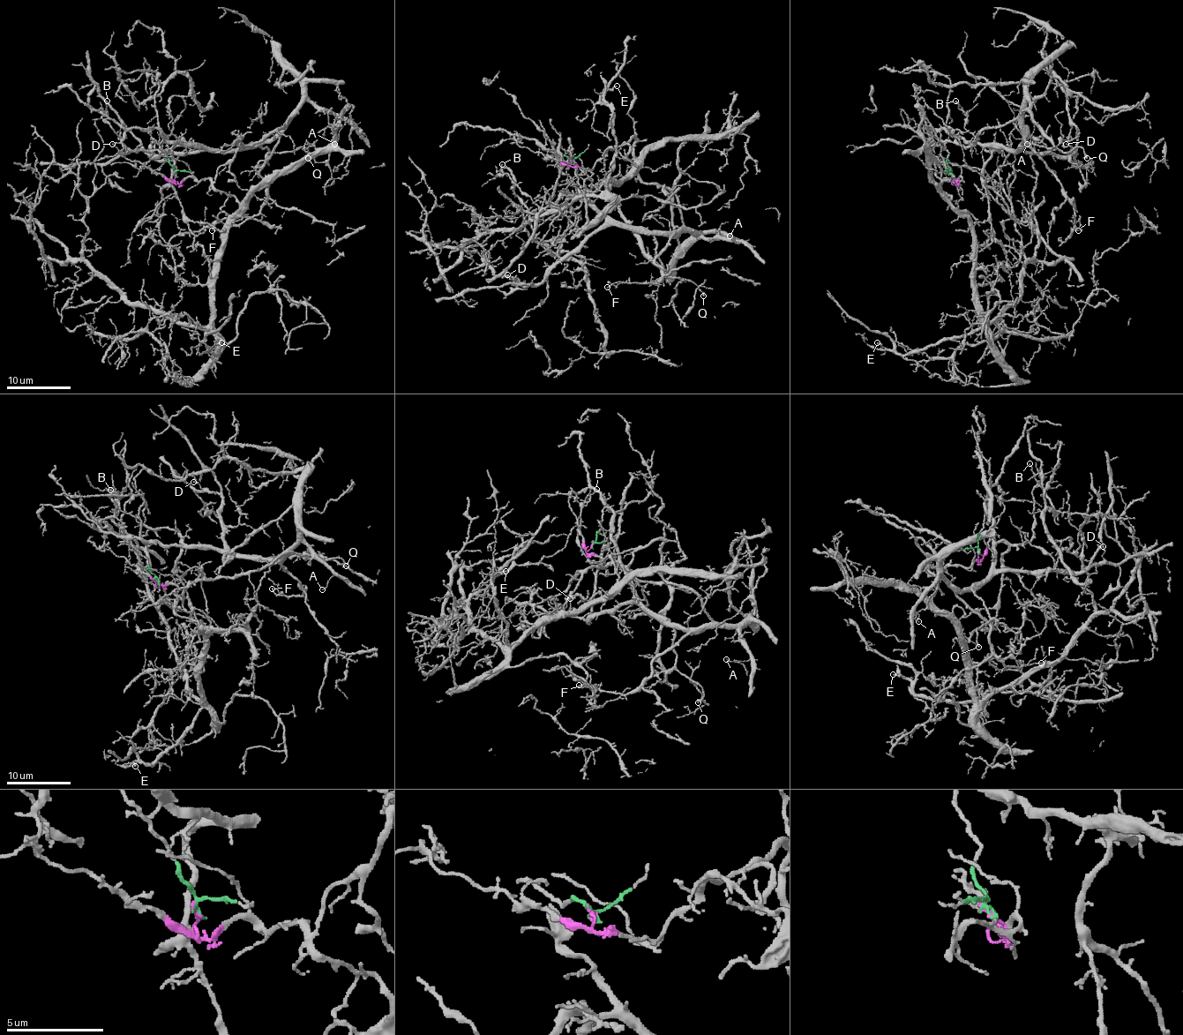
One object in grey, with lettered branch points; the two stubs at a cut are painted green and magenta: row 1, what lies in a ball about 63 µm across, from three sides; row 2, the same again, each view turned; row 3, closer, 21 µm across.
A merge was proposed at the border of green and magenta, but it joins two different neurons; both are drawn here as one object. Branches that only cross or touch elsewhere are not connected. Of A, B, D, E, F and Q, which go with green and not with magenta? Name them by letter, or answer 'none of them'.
A, B, D, F, Q

